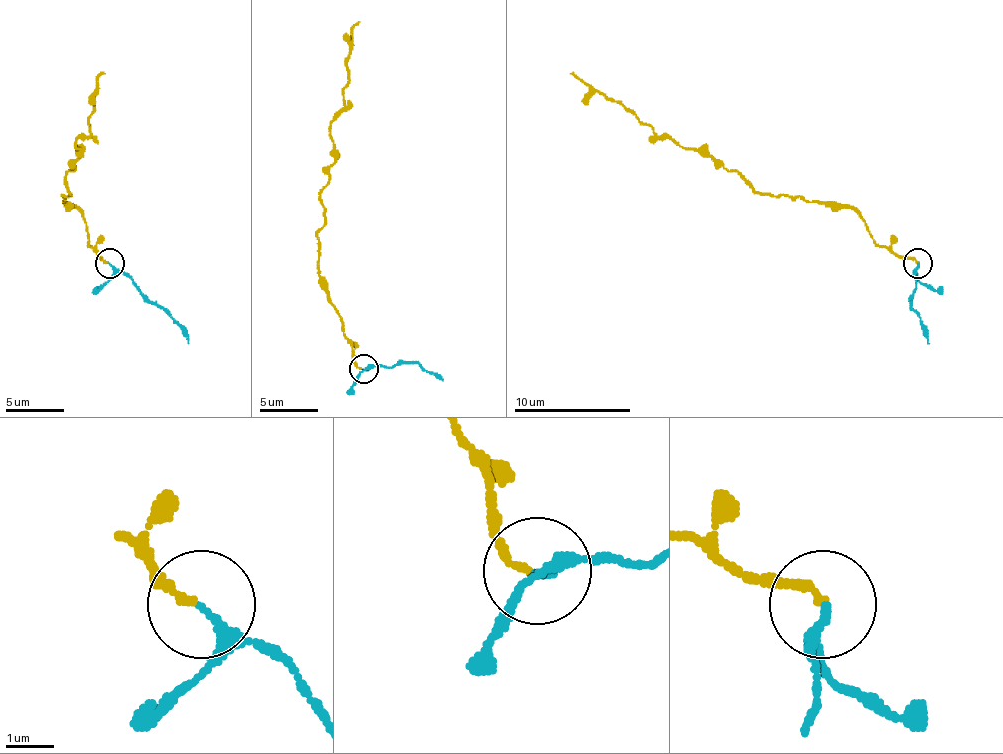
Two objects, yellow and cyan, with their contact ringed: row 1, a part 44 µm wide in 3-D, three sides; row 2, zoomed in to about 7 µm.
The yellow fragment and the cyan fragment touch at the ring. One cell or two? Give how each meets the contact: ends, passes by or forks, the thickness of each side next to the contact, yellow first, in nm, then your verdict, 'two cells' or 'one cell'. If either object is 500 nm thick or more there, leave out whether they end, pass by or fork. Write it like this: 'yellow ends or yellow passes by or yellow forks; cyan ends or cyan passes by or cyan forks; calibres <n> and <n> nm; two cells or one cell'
yellow ends; cyan passes by; calibres 150 and 150 nm; one cell

